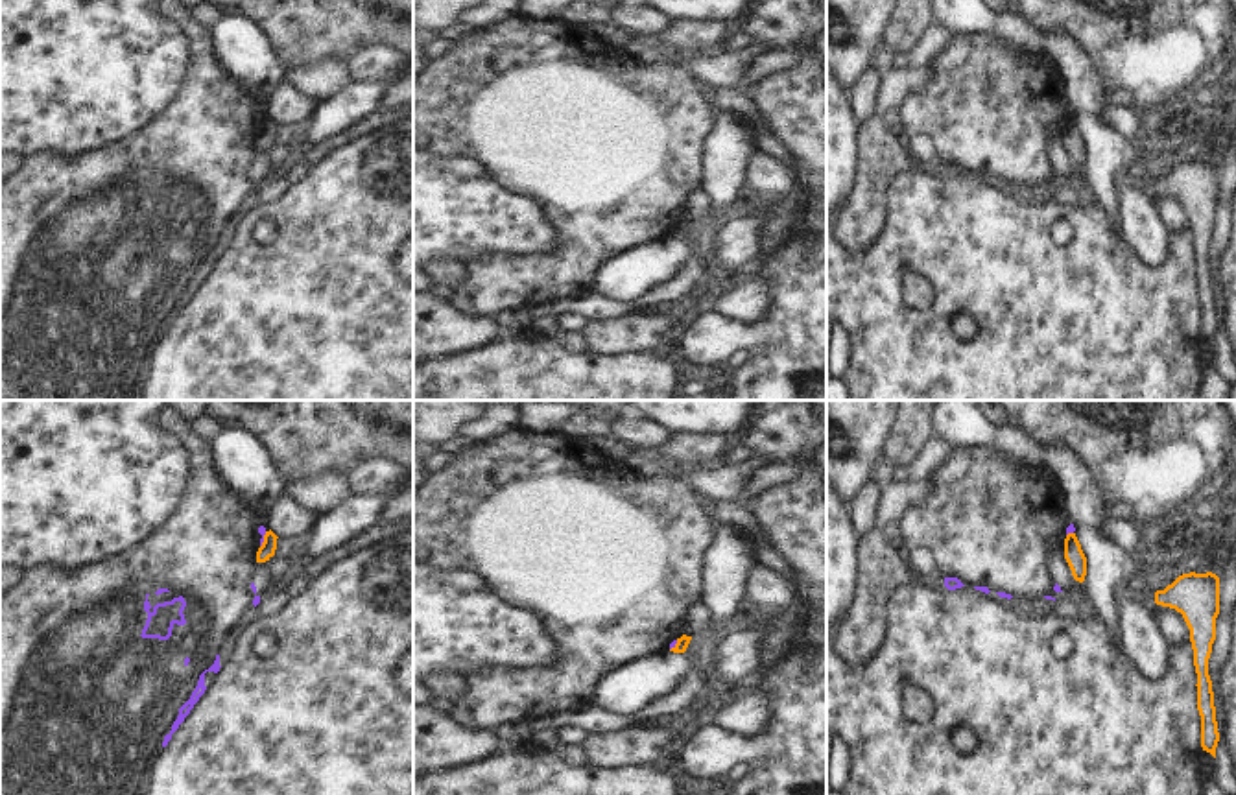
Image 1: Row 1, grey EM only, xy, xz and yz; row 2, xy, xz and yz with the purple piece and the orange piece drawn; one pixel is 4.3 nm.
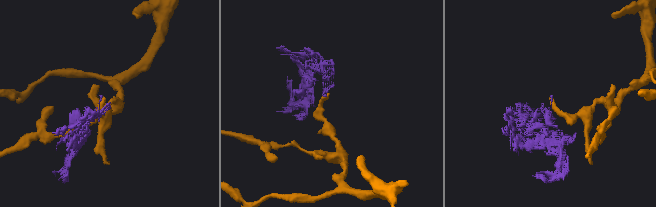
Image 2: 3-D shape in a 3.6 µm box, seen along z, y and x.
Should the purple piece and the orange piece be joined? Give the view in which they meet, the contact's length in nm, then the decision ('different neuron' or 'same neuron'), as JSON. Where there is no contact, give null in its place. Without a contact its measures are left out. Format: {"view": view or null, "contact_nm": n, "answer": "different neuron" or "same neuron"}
{"view": "xy", "contact_nm": 80, "answer": "different neuron"}

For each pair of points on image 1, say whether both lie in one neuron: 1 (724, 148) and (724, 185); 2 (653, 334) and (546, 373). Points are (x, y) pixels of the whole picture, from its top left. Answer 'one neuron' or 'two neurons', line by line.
1: one neuron
2: two neurons

